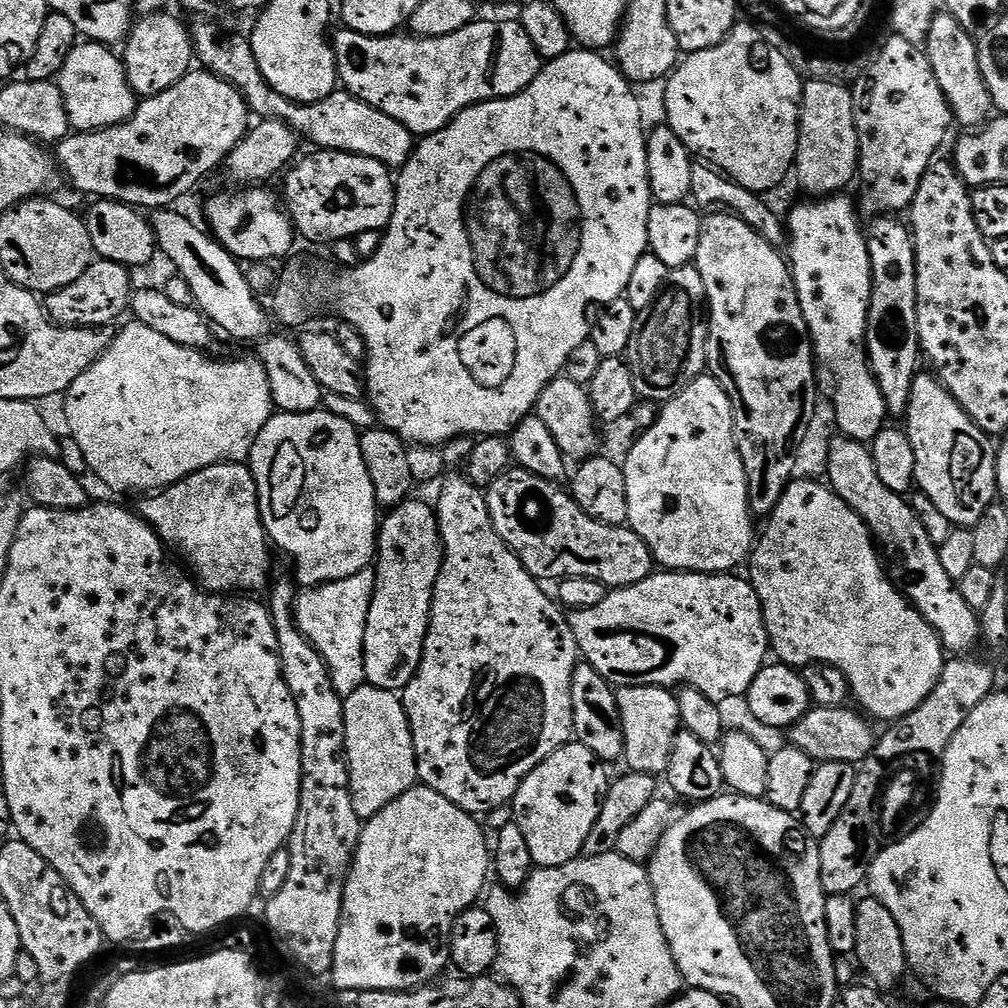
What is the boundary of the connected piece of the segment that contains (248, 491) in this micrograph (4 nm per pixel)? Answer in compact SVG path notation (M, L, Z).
M247 463L215 464L203 468L168 488L145 495L141 500L144 501L138 507L139 515L173 553L181 552L188 559L187 567L194 573L201 588L221 594L260 594L256 592L263 593L269 587L273 579L273 549L260 517L258 490Z

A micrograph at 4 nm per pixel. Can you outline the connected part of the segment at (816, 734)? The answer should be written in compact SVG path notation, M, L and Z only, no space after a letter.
M812 706L797 724L787 729L786 736L792 739L789 740L791 747L802 750L802 754L806 754L820 764L842 762L859 766L864 763L866 757L872 755L872 749L876 746L878 732L872 727L874 727L873 721L855 707L818 708Z

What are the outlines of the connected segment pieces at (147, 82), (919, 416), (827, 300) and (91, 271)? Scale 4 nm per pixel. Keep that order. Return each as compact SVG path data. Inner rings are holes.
M163 11L155 12L153 16L140 16L133 23L126 37L122 59L124 61L124 69L128 75L128 81L137 97L157 96L162 94L162 90L170 90L170 86L174 86L193 67L194 53L189 29L187 27L183 28L174 17L168 15L167 11Z
M924 371L914 378L906 413L906 431L914 446L915 487L928 495L953 526L971 529L997 499L996 444L958 406L944 383Z
M833 194L823 198L808 198L805 204L798 205L789 216L786 216L786 249L788 248L786 256L790 261L792 277L796 283L798 302L802 306L802 314L806 318L808 335L812 337L812 350L815 359L818 361L823 375L825 372L832 379L833 386L836 387L832 392L832 408L836 411L836 424L840 427L838 429L839 435L848 436L851 440L871 442L886 427L887 420L884 419L889 419L890 413L886 402L882 398L882 390L874 378L872 368L868 365L868 311L870 310L870 298L872 297L872 267L870 266L870 254L868 253L868 237L862 224L860 228L860 220L856 217L856 208L858 212L857 201L855 204L848 197L848 194Z
M93 259L82 274L82 278L74 278L70 286L62 286L47 297L48 316L55 324L78 328L102 328L115 325L115 320L123 312L129 311L134 291L132 276L133 273L118 262Z

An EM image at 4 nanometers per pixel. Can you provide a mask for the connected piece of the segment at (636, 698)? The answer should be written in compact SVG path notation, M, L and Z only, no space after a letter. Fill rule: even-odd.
M634 686L617 691L624 731L624 755L627 767L633 772L659 777L667 773L670 750L674 750L674 738L682 730L680 711L675 695L669 689L654 686Z

